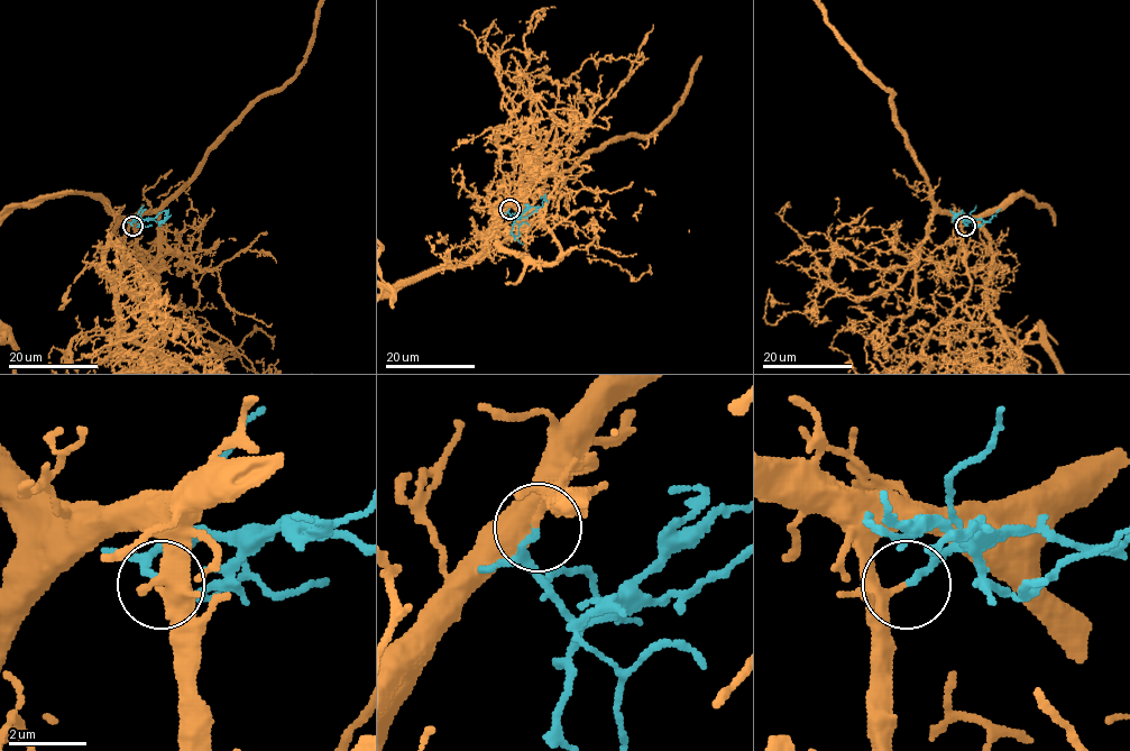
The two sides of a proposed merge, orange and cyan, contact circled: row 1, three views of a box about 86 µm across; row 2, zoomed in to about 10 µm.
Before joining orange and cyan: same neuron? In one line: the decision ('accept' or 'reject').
accept

